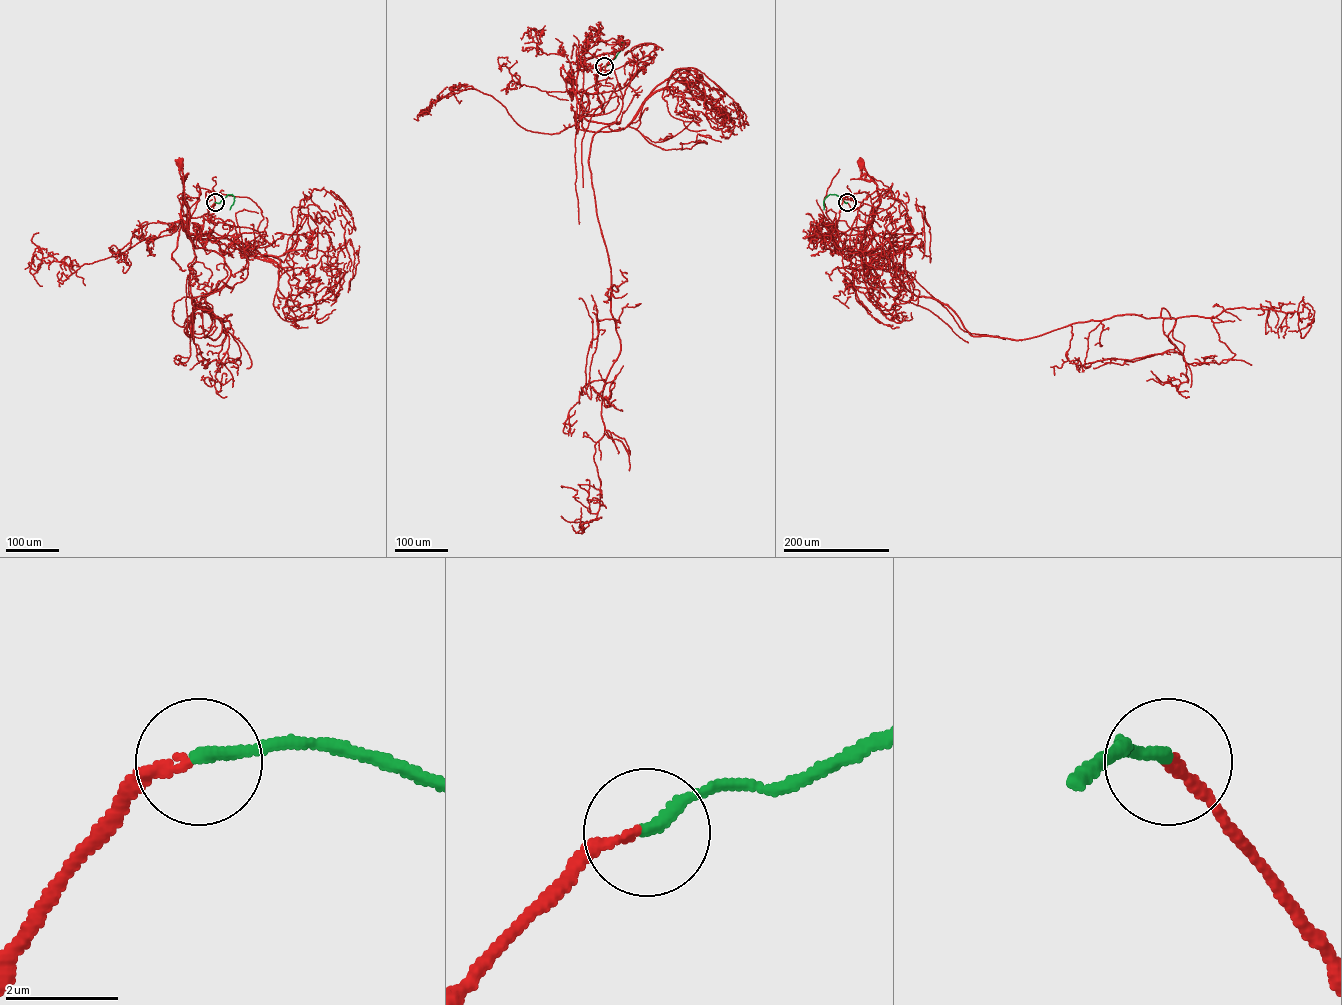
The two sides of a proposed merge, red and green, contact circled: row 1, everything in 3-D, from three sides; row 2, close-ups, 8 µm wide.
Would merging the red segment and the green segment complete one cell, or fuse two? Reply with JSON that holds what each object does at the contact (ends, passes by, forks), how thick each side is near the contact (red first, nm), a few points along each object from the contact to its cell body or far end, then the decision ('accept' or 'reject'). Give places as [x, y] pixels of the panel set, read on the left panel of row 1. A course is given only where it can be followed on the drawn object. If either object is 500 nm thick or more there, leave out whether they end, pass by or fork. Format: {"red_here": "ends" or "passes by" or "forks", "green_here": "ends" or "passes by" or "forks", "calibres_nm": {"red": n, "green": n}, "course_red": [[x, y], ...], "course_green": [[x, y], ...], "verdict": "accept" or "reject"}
{"red_here": "ends", "green_here": "ends", "calibres_nm": {"red": 160, "green": 220}, "course_red": [[214, 202], [208, 211], [207, 203], [208, 214], [189, 218], [185, 223], [183, 220], [180, 163]], "course_green": [[215, 202], [232, 194], [234, 201], [230, 209]], "verdict": "accept"}

